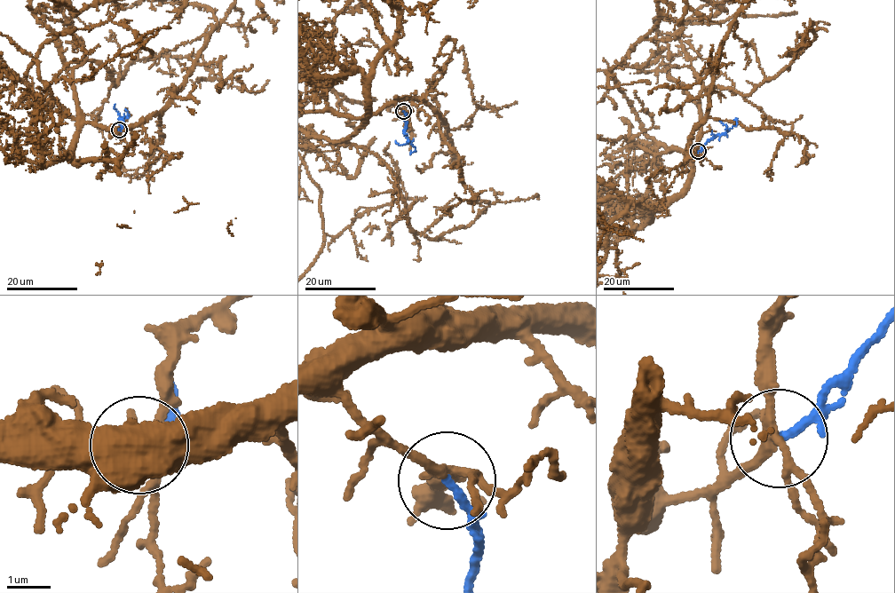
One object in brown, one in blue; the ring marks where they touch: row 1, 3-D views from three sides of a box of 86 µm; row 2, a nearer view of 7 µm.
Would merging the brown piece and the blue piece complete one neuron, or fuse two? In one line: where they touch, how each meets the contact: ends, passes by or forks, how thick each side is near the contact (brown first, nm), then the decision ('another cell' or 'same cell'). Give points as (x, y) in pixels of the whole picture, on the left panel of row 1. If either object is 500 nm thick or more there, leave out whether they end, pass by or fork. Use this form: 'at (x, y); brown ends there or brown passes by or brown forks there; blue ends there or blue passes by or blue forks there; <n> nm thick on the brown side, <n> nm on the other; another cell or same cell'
at (119, 130); brown forks there; blue passes by; 200 nm thick on the brown side, 130 nm on the other; same cell

